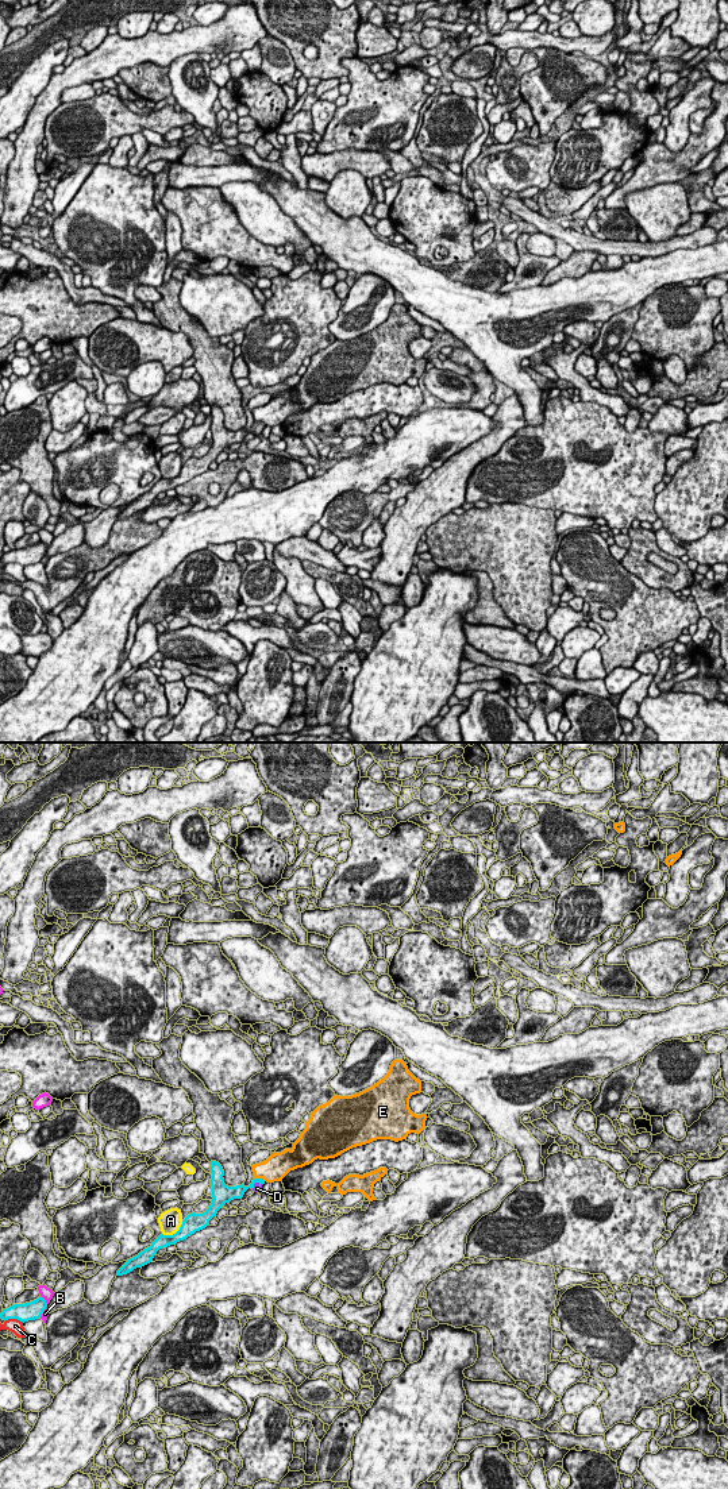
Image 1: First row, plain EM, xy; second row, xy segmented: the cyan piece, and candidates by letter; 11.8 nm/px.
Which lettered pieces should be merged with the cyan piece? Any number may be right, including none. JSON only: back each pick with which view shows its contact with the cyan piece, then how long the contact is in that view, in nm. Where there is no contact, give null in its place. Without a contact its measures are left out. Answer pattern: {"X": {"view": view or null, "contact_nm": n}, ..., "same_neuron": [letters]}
{"D": {"view": "xy", "contact_nm": 160}, "same_neuron": ["D"]}

